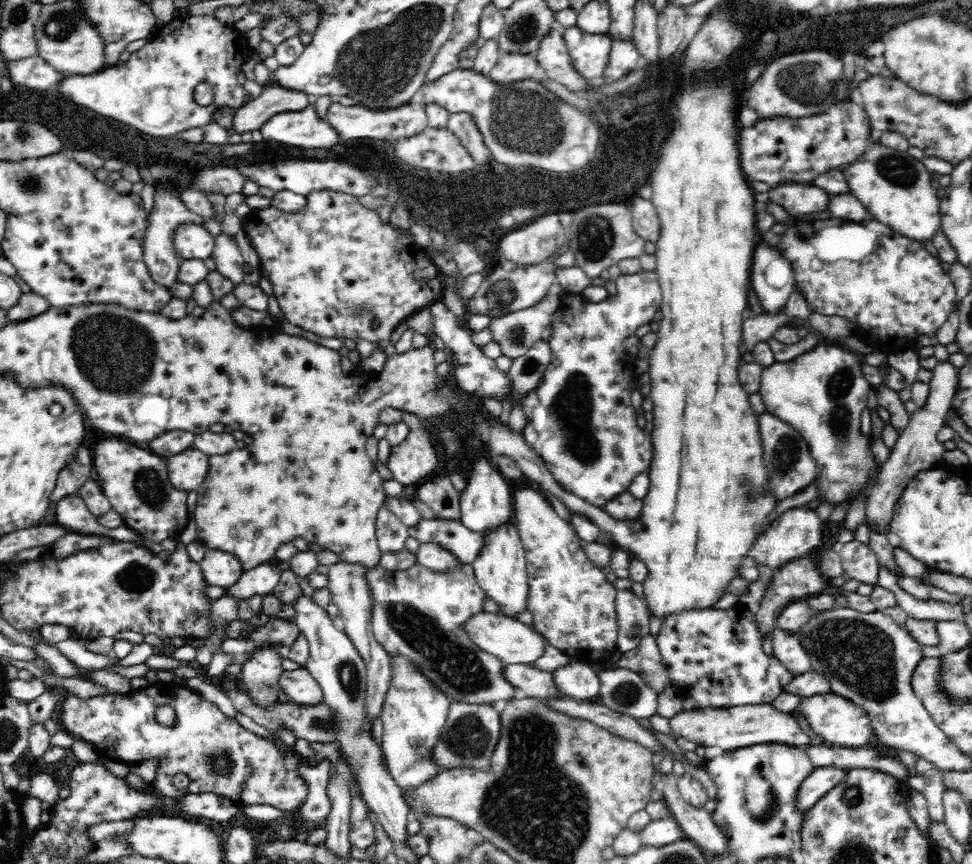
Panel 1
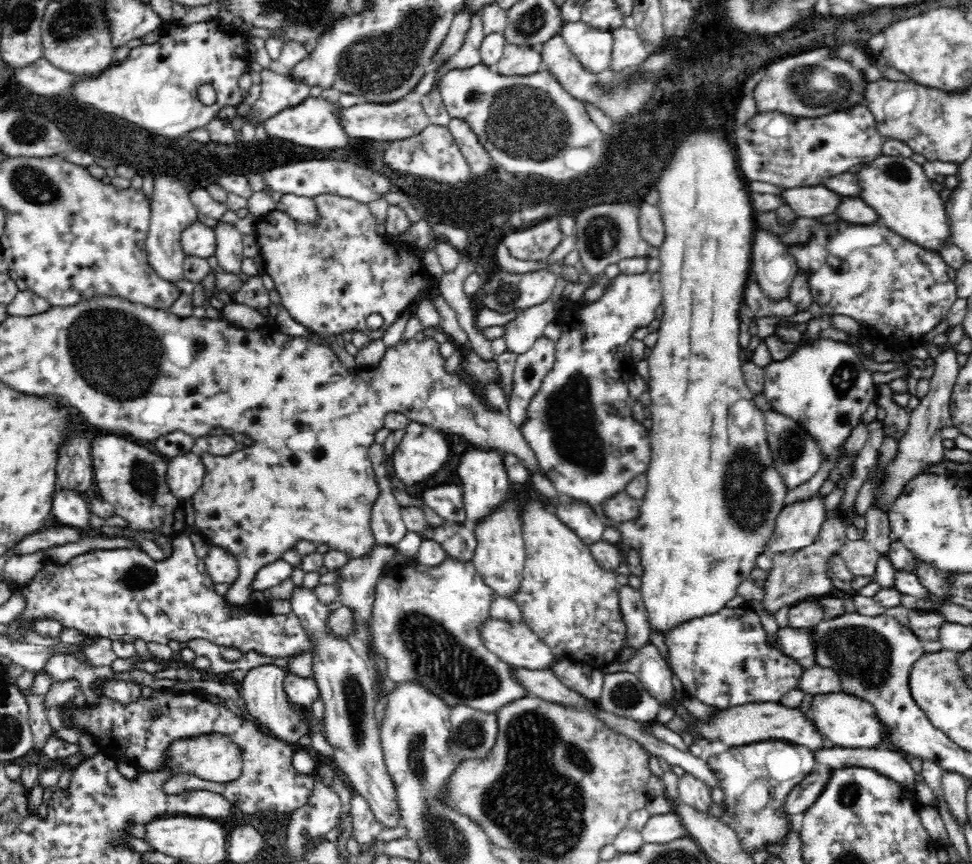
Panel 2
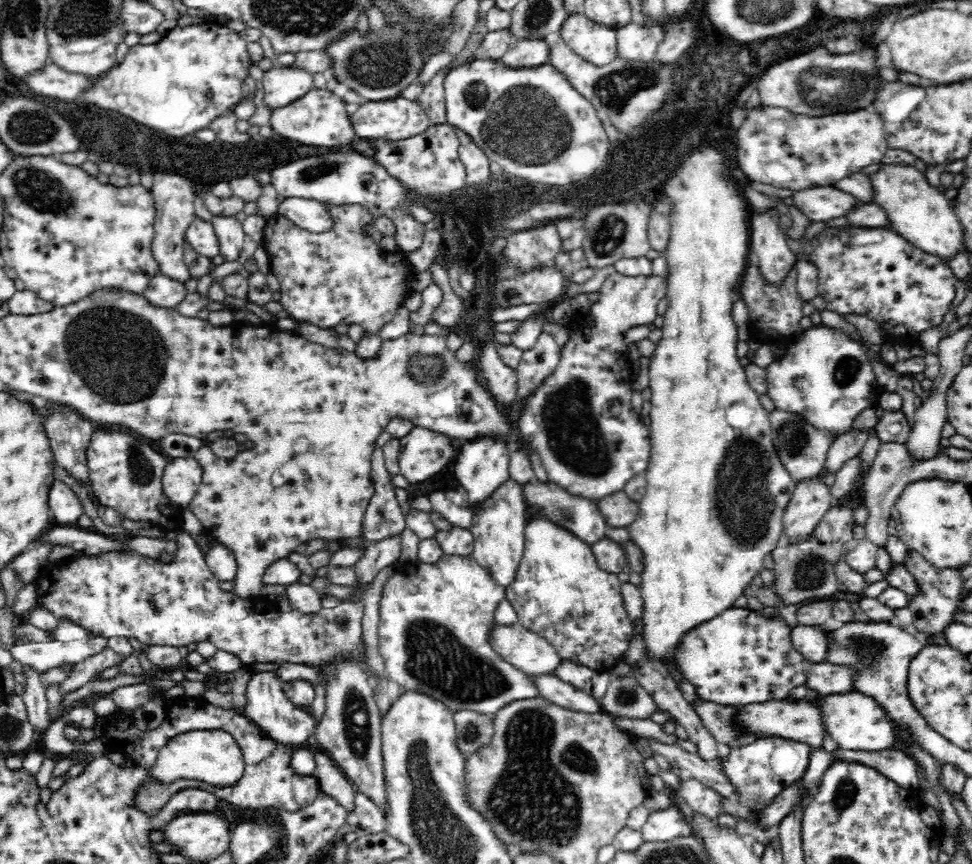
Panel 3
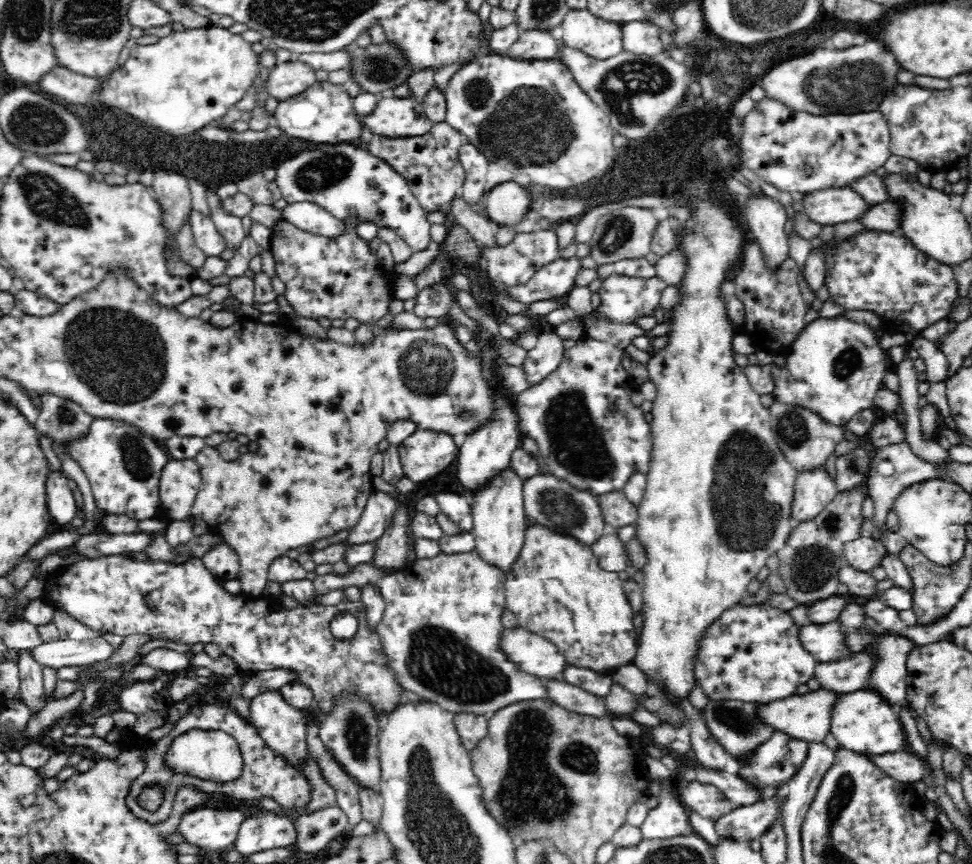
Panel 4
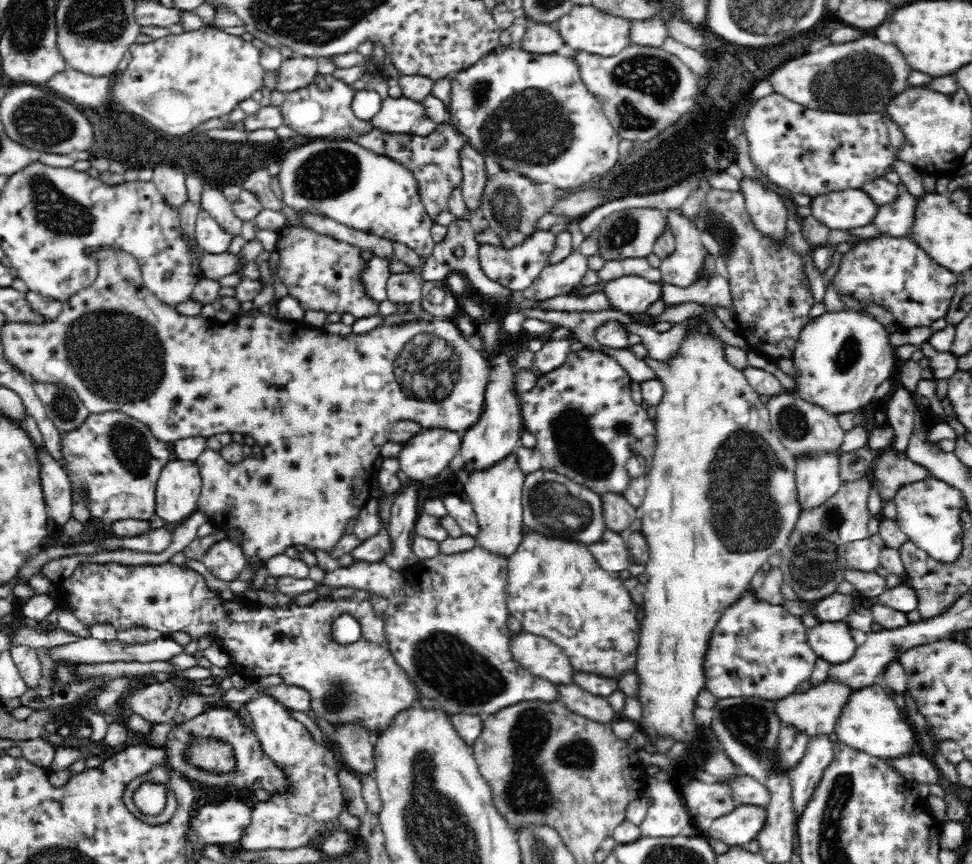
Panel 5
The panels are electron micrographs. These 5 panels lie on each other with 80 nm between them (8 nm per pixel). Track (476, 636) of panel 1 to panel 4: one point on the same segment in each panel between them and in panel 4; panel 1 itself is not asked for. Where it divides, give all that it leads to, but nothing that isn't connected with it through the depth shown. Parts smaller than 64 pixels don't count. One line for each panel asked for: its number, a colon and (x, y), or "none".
2: (515, 643)
3: (527, 651)
4: (532, 654)

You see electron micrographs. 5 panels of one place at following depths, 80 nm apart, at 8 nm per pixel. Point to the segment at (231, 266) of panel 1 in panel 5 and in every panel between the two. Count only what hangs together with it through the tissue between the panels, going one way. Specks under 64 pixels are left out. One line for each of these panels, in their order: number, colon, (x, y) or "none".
2: (228, 238)
3: (230, 235)
4: (230, 227)
5: (213, 201)

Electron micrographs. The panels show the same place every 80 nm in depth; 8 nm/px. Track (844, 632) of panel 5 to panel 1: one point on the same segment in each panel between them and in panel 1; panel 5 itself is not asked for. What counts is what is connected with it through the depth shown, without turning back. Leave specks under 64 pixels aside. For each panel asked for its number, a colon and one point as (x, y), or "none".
1: (786, 649)
2: (796, 644)
3: (810, 642)
4: (825, 642)

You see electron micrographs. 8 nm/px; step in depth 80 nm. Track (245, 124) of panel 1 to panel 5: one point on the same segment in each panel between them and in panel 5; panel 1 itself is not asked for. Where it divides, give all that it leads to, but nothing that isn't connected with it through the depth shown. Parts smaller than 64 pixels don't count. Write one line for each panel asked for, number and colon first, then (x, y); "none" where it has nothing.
2: (279, 92)
3: (281, 86)
4: (286, 80)
5: (296, 73)

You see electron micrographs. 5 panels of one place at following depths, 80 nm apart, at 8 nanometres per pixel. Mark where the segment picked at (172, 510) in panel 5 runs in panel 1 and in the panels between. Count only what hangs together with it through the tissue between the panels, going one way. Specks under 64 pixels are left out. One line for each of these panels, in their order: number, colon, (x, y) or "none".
1: (187, 470)
2: (185, 472)
3: (182, 477)
4: (180, 479)

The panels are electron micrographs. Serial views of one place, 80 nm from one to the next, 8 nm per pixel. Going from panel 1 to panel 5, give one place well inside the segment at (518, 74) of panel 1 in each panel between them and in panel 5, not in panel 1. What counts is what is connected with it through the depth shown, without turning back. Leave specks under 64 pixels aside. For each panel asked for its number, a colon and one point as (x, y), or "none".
2: (516, 61)
3: (527, 53)
4: (535, 45)
5: (540, 39)

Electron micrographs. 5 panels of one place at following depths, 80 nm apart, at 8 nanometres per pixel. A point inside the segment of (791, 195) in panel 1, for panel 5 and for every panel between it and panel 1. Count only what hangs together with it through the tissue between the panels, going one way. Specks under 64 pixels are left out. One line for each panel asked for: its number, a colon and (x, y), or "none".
2: (816, 201)
3: (824, 203)
4: (835, 205)
5: (851, 208)

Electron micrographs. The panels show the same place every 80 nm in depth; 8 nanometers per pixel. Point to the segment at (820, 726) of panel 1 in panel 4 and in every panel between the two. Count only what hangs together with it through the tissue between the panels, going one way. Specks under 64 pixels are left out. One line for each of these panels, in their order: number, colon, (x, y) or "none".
2: (849, 722)
3: (855, 722)
4: (861, 722)

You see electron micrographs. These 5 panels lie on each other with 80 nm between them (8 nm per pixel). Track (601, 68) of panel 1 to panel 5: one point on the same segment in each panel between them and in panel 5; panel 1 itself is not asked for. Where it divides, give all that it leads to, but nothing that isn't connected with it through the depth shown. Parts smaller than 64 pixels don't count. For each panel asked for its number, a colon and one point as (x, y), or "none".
2: (592, 48)
3: (596, 44)
4: (601, 40)
5: (585, 29)

